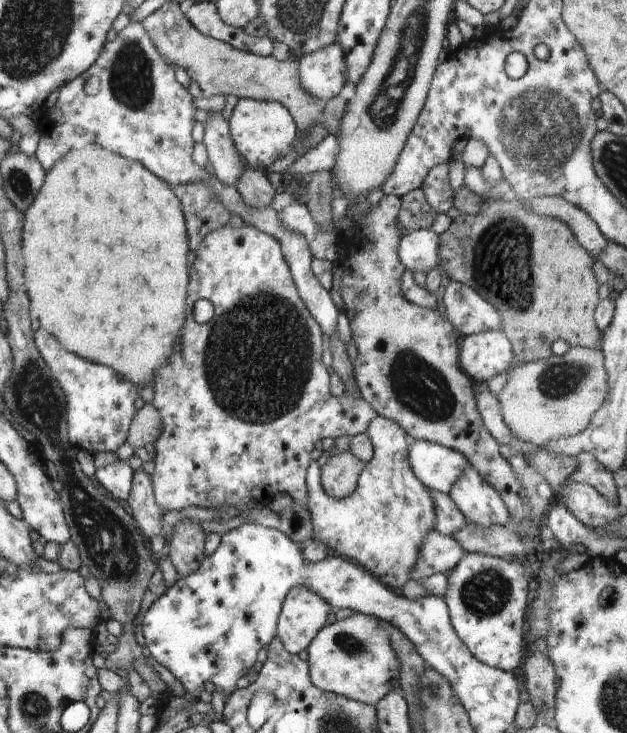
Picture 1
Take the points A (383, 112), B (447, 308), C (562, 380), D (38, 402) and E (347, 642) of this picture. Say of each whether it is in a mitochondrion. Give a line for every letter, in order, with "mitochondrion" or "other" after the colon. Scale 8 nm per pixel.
A: mitochondrion
B: other
C: mitochondrion
D: mitochondrion
E: mitochondrion

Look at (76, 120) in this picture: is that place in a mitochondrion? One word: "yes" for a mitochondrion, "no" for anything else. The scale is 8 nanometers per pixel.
no

